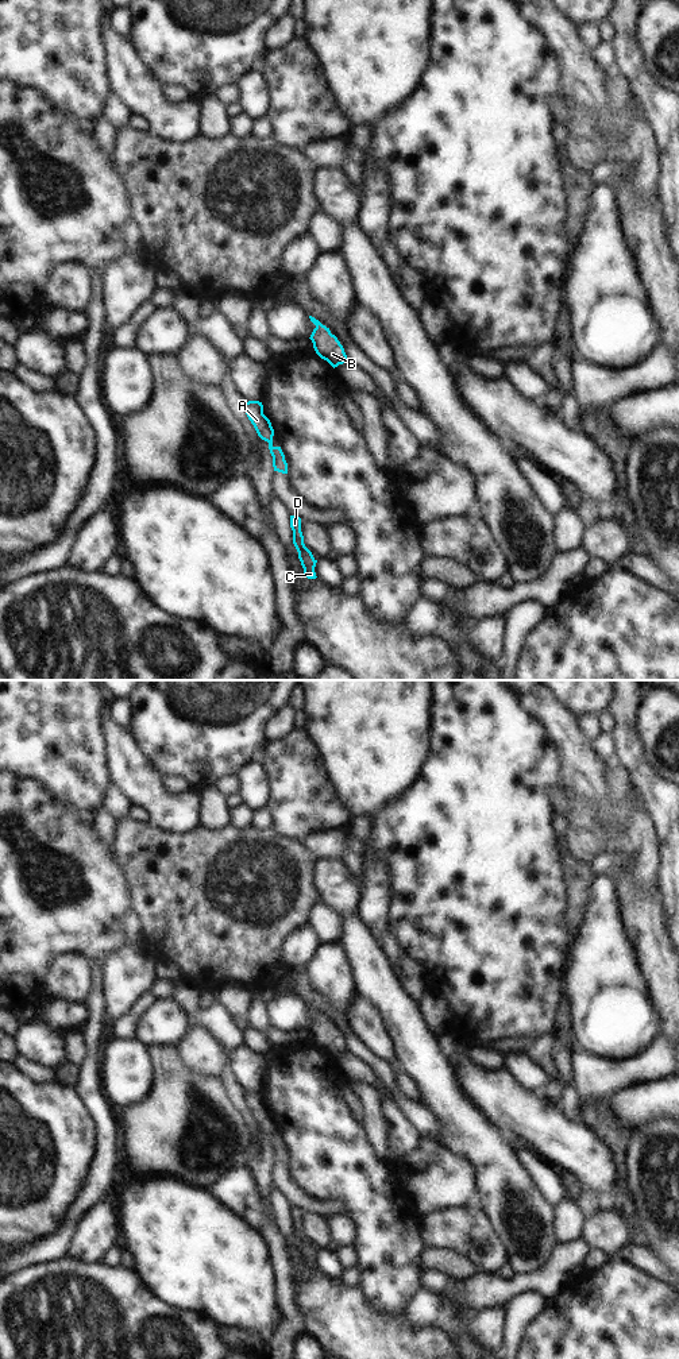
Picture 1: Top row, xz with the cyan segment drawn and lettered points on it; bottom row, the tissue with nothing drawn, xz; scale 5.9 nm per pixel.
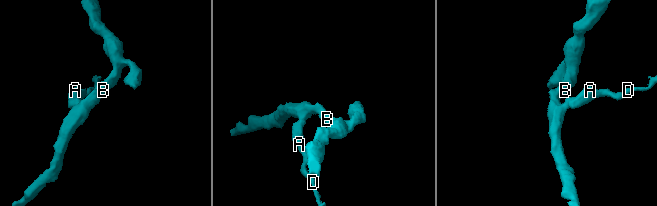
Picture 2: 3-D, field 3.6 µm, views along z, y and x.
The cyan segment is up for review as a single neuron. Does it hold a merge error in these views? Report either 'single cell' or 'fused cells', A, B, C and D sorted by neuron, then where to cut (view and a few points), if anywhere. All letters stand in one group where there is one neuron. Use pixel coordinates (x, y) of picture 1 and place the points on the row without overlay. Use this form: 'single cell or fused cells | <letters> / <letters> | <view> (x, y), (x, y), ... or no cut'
single cell | A B C D | no cut

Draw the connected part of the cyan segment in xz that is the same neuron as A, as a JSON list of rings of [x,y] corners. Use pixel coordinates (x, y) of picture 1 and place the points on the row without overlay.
[[[259,1092],[244,1093],[244,1103],[254,1116],[258,1127],[269,1134],[269,1140],[273,1147],[274,1162],[288,1165],[288,1154],[281,1138],[273,1136],[274,1120],[270,1111],[263,1105],[263,1096]]]

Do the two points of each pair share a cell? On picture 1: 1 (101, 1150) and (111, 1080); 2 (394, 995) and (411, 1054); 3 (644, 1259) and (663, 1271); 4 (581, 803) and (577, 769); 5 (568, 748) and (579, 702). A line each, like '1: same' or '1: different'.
1: different
2: same
3: same
4: different
5: different

